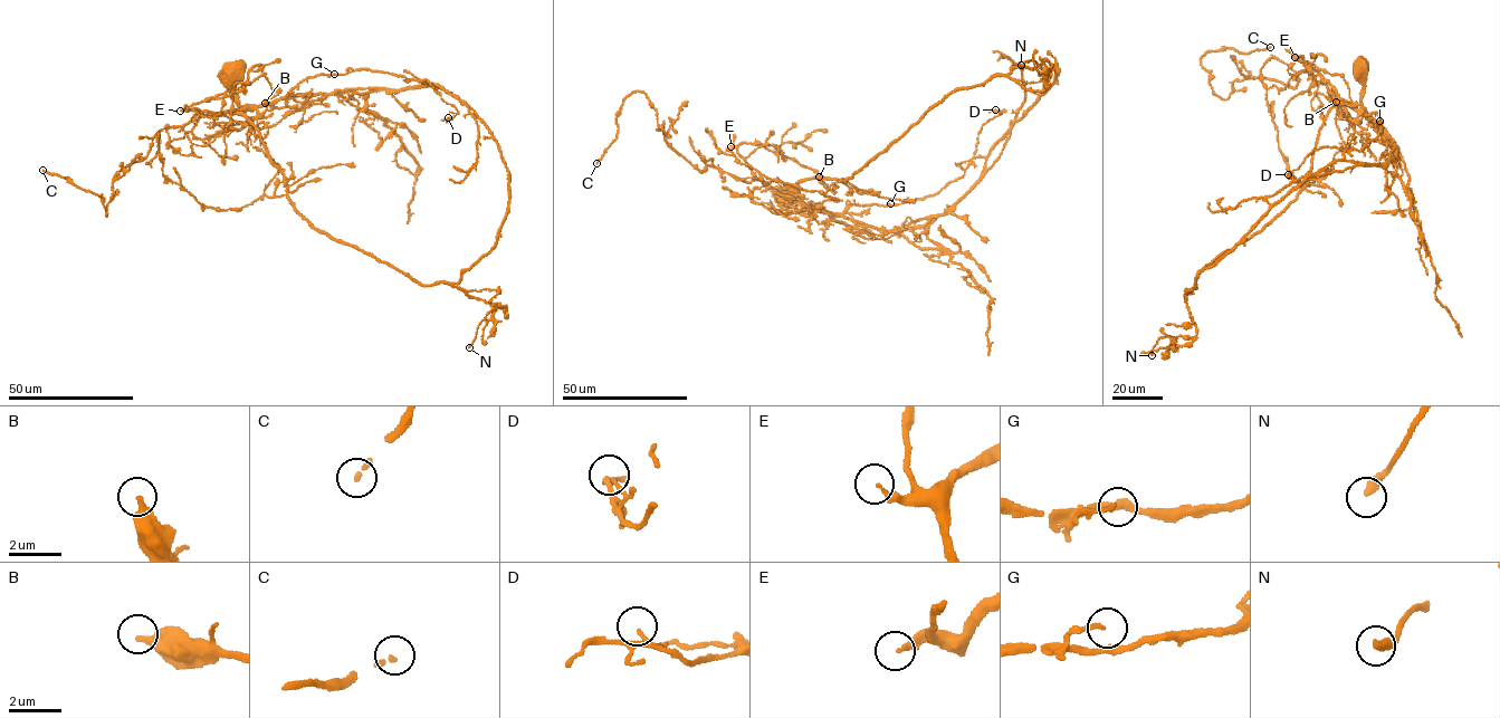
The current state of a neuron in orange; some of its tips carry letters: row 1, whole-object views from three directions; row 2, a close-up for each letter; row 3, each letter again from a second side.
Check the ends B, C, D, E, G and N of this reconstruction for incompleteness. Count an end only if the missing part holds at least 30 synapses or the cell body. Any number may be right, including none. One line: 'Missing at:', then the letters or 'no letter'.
Missing at: C, E

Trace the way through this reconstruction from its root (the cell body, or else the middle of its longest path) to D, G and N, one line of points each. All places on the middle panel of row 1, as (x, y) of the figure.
D: (790, 194), (792, 208), (839, 213), (936, 194), (963, 175), (982, 125), (1005, 111), (995, 109)
G: (790, 194), (792, 208), (834, 213), (842, 212), (851, 204), (890, 203)
N: (790, 194), (805, 208), (798, 183), (844, 182), (956, 91), (1004, 76), (1041, 91), (1041, 68), (1021, 65)

